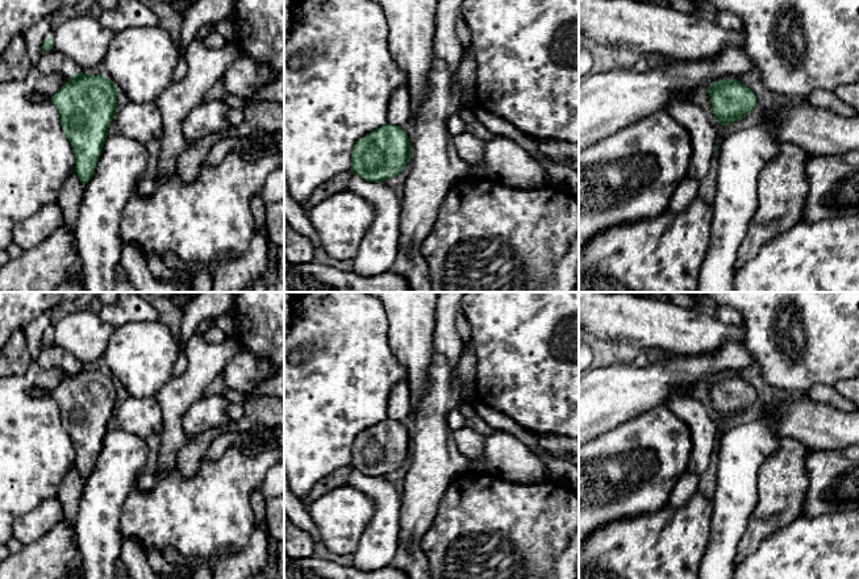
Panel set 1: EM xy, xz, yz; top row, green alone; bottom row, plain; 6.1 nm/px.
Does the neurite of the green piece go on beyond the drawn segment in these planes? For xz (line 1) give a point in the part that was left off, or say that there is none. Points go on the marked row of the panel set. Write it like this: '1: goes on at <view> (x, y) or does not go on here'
1: does not go on here

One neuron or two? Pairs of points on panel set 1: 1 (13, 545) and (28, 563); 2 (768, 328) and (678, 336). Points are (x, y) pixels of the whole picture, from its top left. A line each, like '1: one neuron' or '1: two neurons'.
1: two neurons
2: two neurons

